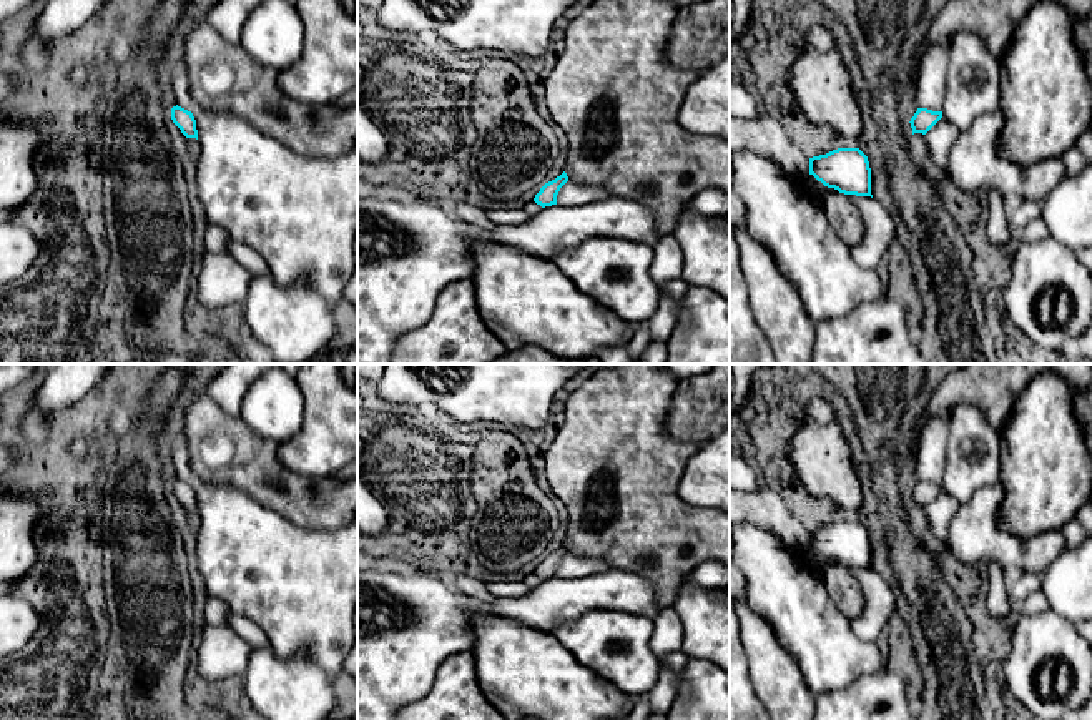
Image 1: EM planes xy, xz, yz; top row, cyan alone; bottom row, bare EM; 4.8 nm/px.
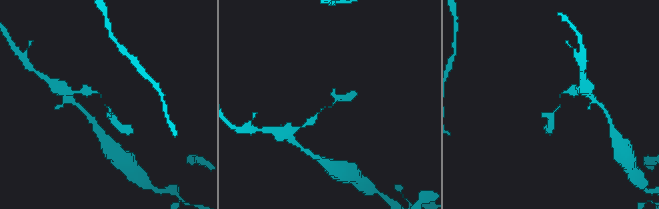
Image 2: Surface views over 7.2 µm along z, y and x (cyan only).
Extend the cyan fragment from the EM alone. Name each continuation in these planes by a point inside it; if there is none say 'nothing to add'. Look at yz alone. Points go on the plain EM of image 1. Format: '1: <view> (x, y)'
1: yz (941, 509)

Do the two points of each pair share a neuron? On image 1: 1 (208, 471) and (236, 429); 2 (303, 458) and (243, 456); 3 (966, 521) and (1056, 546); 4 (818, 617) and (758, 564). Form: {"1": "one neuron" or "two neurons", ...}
{"1": "one neuron", "2": "two neurons", "3": "one neuron", "4": "one neuron"}

